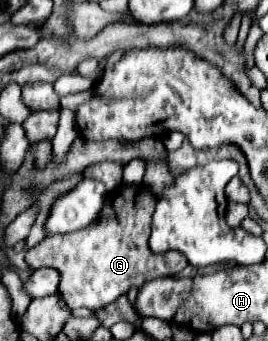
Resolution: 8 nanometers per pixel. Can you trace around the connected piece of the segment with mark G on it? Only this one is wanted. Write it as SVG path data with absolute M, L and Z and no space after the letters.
M121 184L117 190L107 194L99 216L93 220L93 224L89 224L89 228L47 236L27 252L25 260L31 268L45 266L59 272L63 278L59 282L59 290L71 310L105 308L119 296L127 294L129 288L141 288L149 280L173 276L189 264L177 250L155 254L149 248L155 204L157 198L145 184Z

